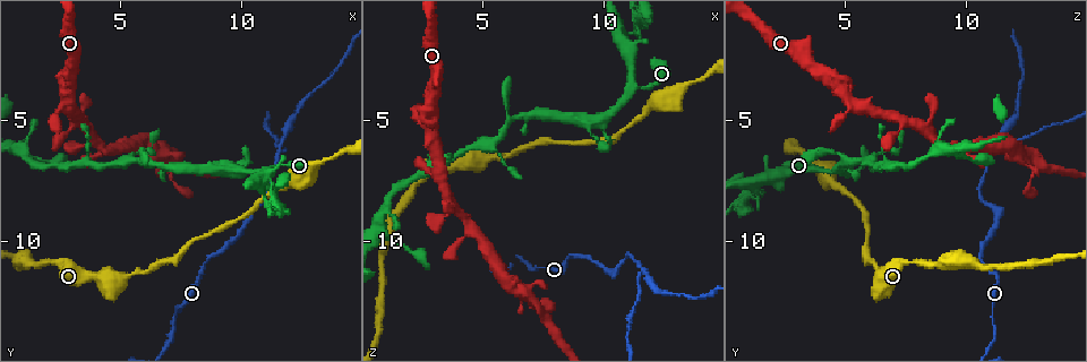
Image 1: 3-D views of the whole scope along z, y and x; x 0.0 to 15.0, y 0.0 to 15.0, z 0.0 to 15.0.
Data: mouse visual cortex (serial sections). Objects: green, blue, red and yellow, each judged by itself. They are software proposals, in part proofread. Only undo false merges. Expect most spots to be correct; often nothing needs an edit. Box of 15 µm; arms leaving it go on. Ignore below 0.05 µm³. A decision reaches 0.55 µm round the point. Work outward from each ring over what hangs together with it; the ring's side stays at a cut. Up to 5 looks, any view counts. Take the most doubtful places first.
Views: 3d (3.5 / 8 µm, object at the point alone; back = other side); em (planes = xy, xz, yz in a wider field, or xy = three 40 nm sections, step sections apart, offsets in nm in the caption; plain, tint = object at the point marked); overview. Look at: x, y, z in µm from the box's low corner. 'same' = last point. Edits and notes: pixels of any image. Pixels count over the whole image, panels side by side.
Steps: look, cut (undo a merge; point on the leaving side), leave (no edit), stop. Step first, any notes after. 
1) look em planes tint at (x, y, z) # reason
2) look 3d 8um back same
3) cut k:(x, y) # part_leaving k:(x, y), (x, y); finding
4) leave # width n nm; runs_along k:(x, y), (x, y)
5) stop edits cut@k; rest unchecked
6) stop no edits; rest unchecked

look 3d 8um back at (11.5, 6.2, 11.1) # three arms meet

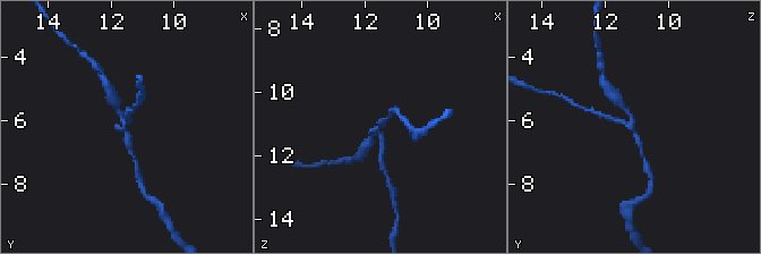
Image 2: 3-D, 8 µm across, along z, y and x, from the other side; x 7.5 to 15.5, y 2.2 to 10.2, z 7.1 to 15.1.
look 3d 3.5um at (11.6, 6.1, 11.2)

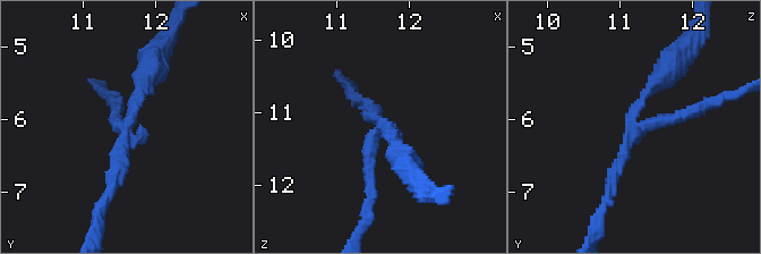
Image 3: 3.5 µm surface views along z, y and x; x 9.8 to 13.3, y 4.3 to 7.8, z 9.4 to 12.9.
leave # arm_widths 150, 150, 150 nm; all the same cell

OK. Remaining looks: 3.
look 3d 3.5um at (11.3, 7.0, 3.7) # branch point

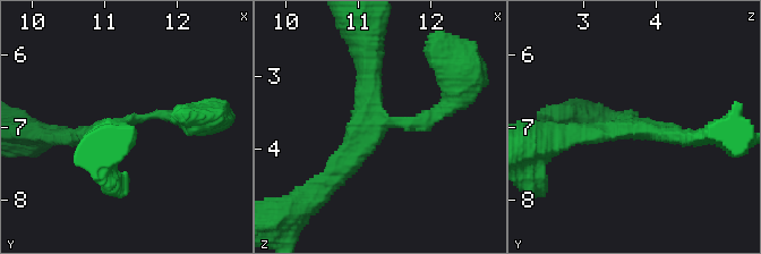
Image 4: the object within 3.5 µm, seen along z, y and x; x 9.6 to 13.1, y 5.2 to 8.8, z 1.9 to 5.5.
look em xy step 5 tint at (11.30, 6.95, 3.70) # shape alone is not enough

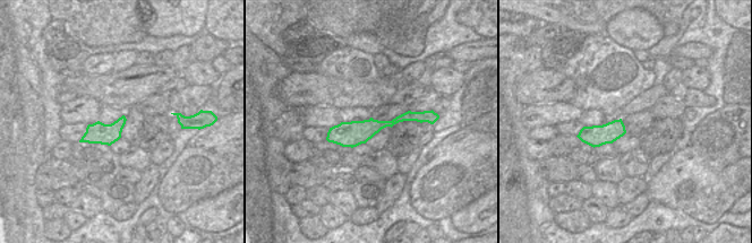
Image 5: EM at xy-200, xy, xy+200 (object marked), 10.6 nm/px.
leave # one cell here

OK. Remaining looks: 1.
stop no edits; rest unchecked

